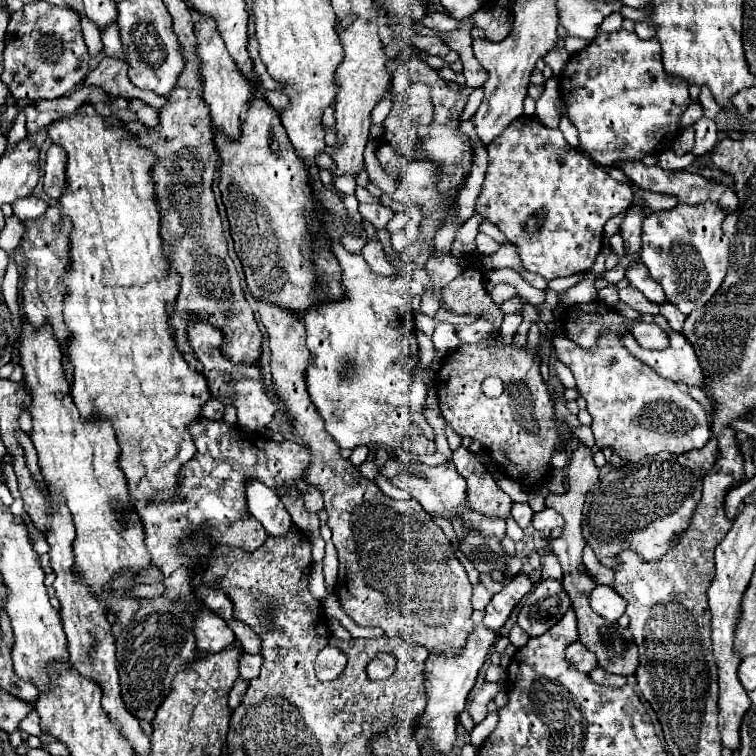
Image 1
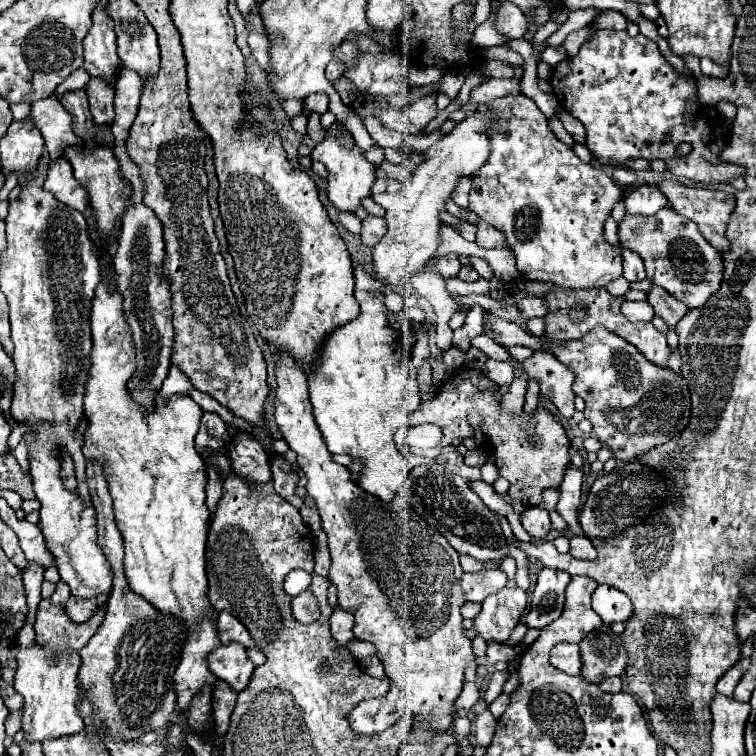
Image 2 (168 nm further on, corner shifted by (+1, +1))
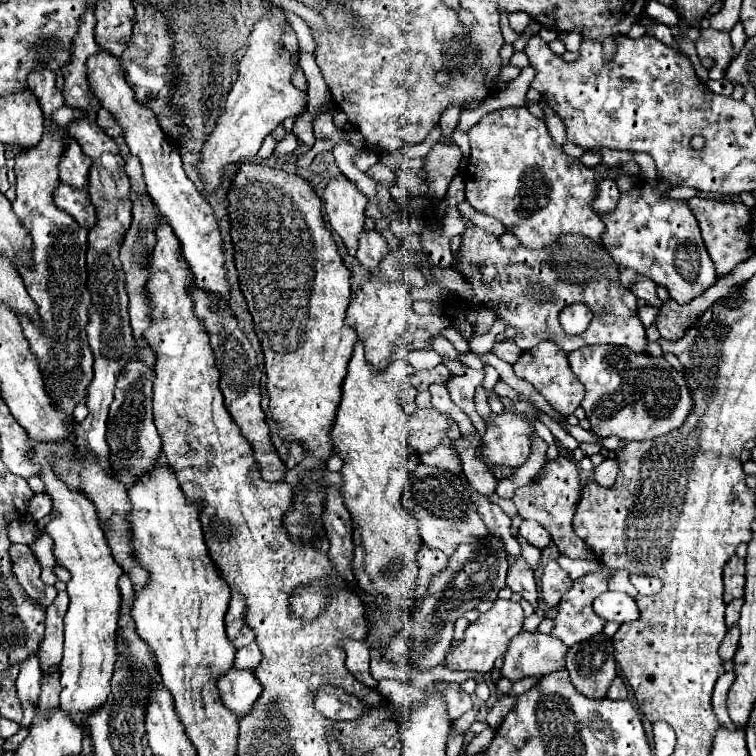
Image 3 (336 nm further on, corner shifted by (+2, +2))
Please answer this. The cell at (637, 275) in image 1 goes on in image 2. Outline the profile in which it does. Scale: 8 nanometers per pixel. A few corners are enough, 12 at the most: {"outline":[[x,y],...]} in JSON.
{"outline":[[652,284],[648,304],[670,328],[688,312],[664,288]]}

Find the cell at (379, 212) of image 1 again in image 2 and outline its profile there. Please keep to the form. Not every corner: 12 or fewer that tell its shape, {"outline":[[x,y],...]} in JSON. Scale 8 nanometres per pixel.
{"outline":[[385,218],[362,220],[362,242],[374,246],[386,234]]}

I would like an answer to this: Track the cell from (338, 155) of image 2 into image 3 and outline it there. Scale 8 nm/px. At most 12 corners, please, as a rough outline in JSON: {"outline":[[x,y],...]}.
{"outline":[[347,177],[325,189],[333,231],[355,257],[367,197]]}

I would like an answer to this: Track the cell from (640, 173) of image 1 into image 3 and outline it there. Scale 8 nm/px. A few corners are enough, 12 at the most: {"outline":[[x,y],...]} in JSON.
{"outline":[[687,201],[717,277],[755,249],[739,201]]}

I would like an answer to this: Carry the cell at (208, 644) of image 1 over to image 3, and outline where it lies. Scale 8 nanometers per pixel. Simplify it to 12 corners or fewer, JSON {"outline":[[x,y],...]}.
{"outline":[[231,669],[217,681],[225,707],[237,717],[263,691],[253,671]]}

